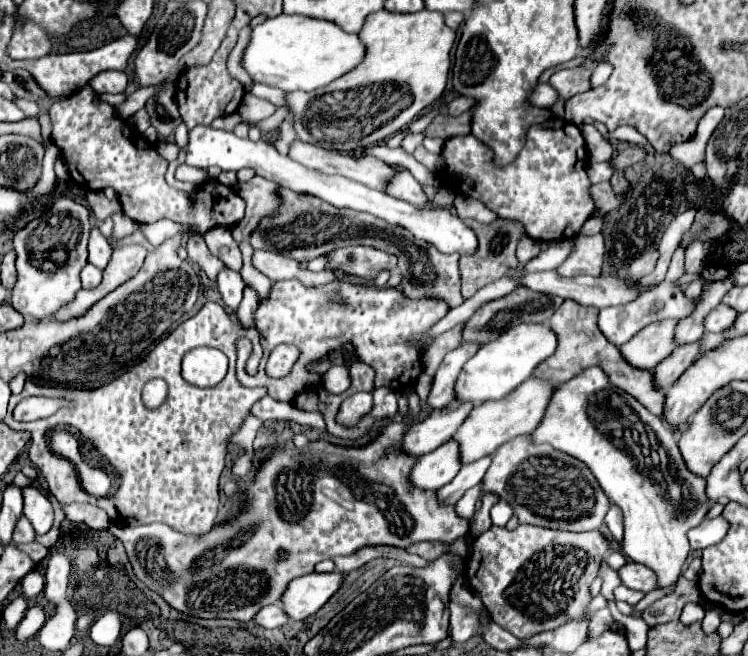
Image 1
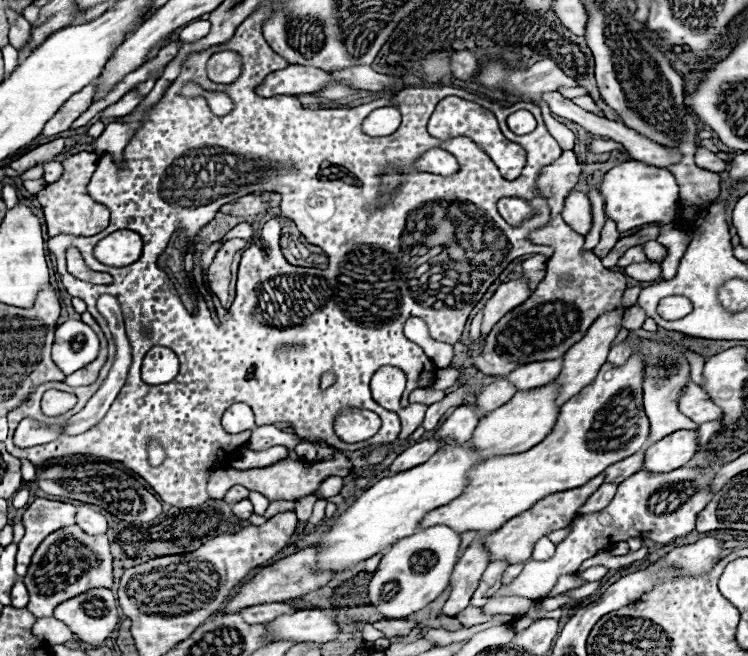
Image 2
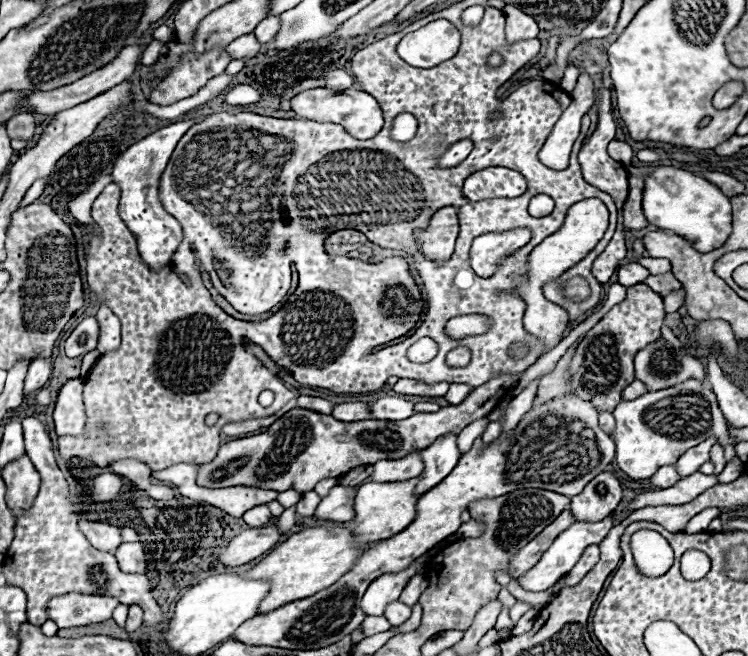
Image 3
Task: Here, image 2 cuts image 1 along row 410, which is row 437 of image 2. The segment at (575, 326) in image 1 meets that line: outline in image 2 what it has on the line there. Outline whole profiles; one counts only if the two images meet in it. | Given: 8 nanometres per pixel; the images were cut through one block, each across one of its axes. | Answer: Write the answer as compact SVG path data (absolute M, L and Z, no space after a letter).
M642 340L636 342L636 350L640 352L640 356L646 362L644 368L644 408L646 414L650 418L650 440L662 440L664 436L680 430L680 428L698 428L696 422L688 420L688 416L684 416L678 408L678 400L680 400L680 392L684 392L684 384L690 382L690 364L686 358L686 346L678 344L662 344L662 342L652 342L652 340Z

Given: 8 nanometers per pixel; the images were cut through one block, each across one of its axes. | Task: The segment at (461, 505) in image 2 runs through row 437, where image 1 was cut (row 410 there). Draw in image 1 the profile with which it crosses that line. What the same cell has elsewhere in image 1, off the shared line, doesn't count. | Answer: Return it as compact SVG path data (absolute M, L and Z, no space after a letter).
M596 366L560 384L550 400L550 406L546 408L540 426L532 432L532 440L536 444L546 442L560 452L576 456L592 470L594 478L598 480L606 496L614 504L618 504L624 512L622 550L626 558L652 568L658 574L660 588L664 588L680 578L682 564L690 554L690 544L686 540L686 534L690 528L696 528L706 520L706 514L714 502L710 502L706 496L706 478L688 472L684 458L680 456L678 438L674 436L674 432L660 418L648 412L634 396L622 390L616 392L610 390L614 388L608 376L604 376L604 370Z

